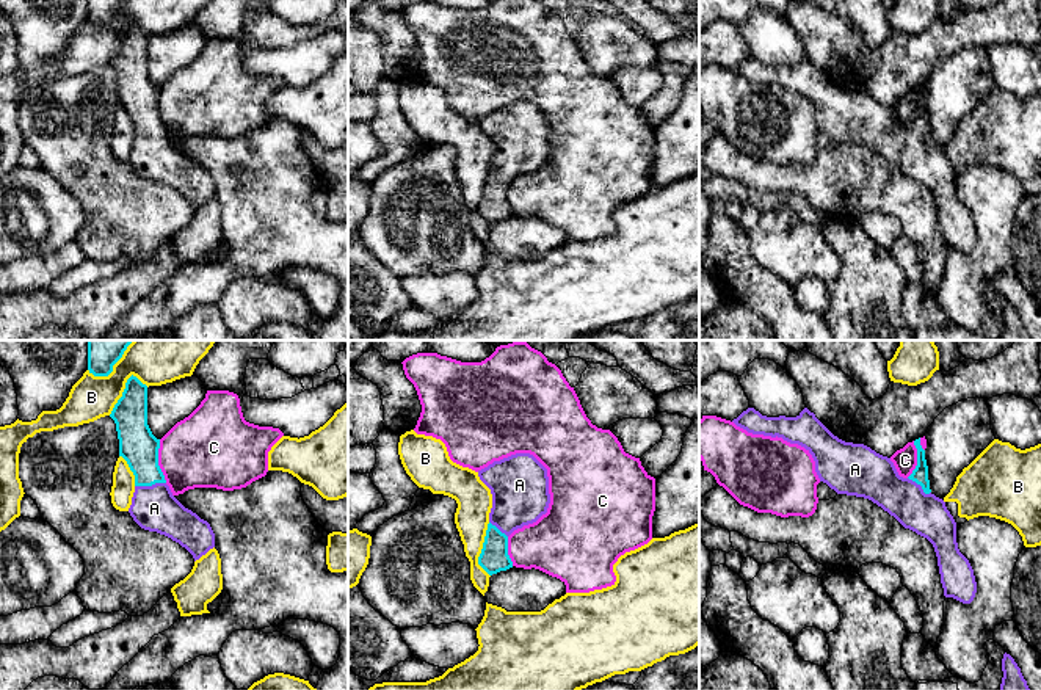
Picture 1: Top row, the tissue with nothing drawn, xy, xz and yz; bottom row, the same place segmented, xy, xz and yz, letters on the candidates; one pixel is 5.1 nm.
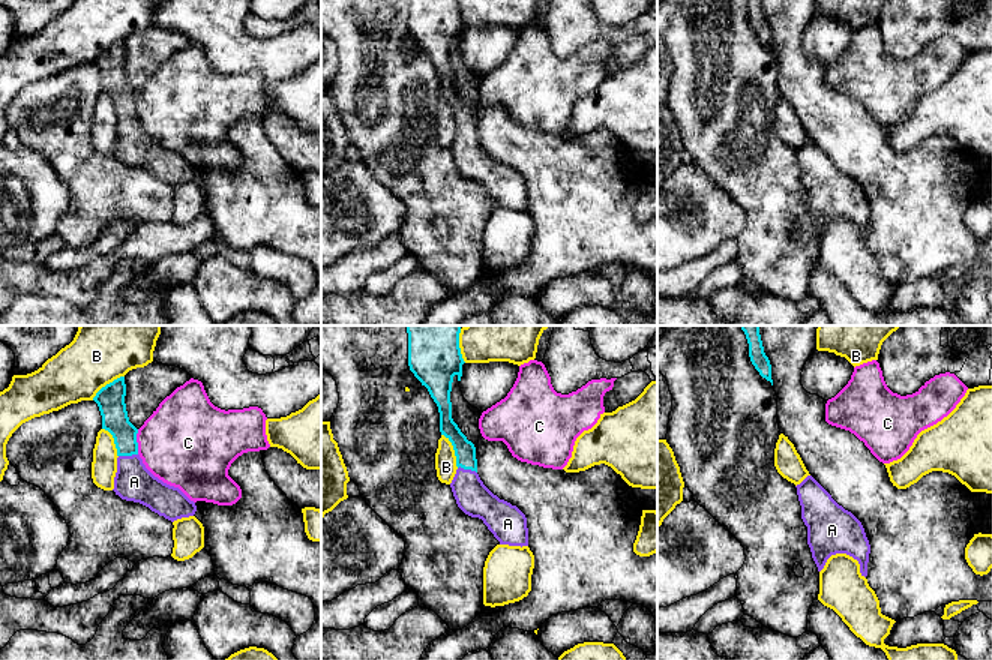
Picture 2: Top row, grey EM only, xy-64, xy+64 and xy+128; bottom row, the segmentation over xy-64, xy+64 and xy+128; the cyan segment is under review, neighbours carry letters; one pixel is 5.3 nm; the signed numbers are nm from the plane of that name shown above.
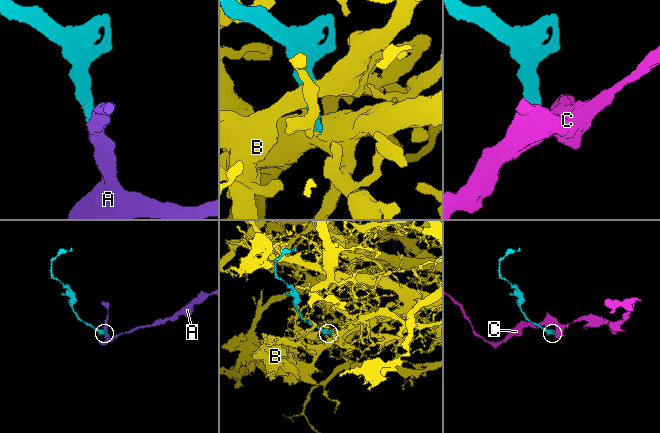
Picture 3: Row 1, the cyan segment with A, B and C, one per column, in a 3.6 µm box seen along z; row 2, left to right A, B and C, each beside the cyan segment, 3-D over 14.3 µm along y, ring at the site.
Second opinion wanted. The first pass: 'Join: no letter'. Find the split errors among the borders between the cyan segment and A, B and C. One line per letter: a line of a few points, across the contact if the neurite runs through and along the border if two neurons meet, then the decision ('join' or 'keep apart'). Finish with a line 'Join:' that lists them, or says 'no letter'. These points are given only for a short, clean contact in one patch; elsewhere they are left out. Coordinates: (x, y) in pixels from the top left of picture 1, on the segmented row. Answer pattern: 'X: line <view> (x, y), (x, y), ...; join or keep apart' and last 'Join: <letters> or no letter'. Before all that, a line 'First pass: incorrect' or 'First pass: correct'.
First pass: incorrect
A: line xy (138, 446), (149, 485), (154, 508); join
B: keep apart
C: line xy (159, 439), (159, 468), (166, 482); keep apart
Join: A

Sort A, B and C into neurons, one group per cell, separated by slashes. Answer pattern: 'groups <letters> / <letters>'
groups A / B / C

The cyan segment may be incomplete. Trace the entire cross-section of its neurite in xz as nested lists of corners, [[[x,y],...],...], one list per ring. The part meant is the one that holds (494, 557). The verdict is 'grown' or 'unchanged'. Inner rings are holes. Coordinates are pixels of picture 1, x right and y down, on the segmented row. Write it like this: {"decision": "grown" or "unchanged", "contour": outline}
{"decision": "grown", "contour": [[[516,453],[478,470],[480,480],[491,489],[492,508],[478,565],[489,574],[513,568],[508,555],[508,536],[524,525],[536,522],[550,503],[547,469],[530,453]]]}

